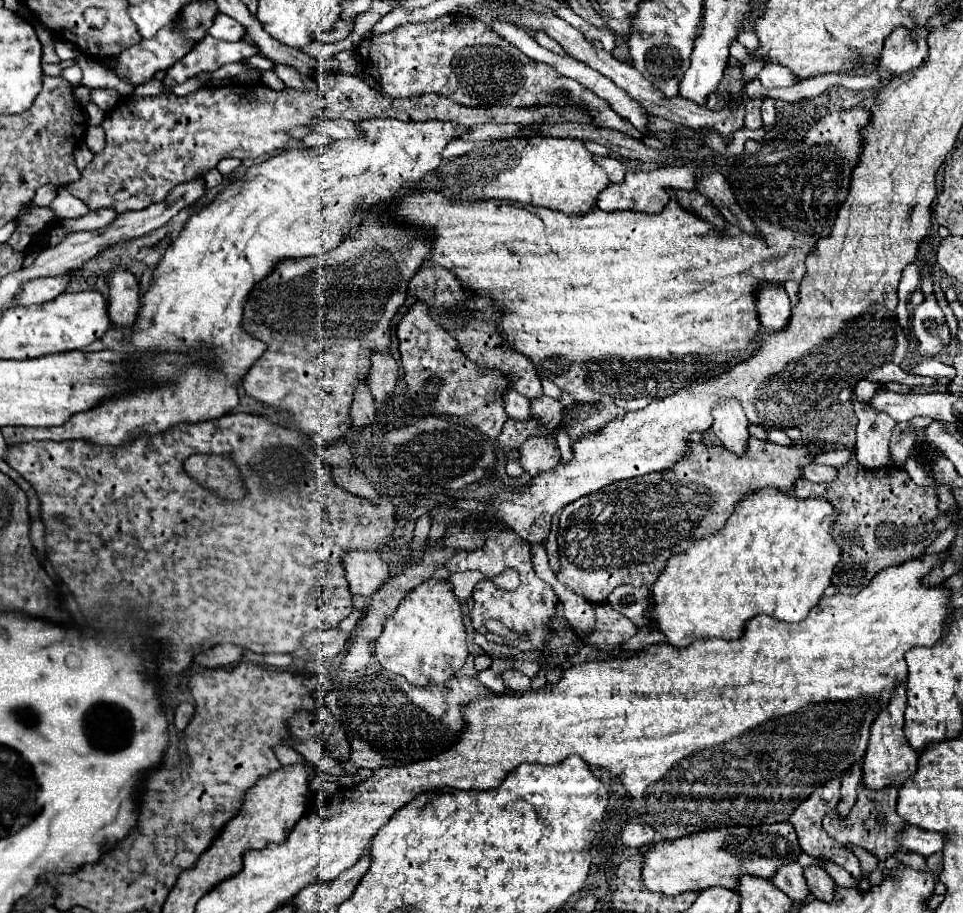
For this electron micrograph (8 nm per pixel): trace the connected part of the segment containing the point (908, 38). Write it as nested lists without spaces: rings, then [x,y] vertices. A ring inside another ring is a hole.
[[[898,27],[884,43],[884,51],[880,57],[880,71],[888,75],[902,75],[914,71],[922,63],[926,63],[928,47],[926,33],[920,29],[916,35],[906,27]]]

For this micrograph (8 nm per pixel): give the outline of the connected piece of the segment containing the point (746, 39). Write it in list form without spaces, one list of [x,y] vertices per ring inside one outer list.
[[[740,31],[740,35],[738,35],[738,41],[752,53],[752,51],[756,51],[756,47],[758,47],[758,37],[754,35],[754,31]]]

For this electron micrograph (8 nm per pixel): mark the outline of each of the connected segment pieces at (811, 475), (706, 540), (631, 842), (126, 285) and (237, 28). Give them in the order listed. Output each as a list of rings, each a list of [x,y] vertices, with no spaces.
[[[808,465],[804,469],[804,477],[814,483],[830,483],[838,477],[836,467],[826,467],[826,465]]]
[[[764,489],[748,495],[738,503],[734,515],[726,527],[712,535],[702,537],[684,553],[670,557],[662,575],[652,585],[654,599],[652,619],[656,627],[666,635],[666,643],[674,647],[688,647],[696,639],[720,637],[738,639],[742,629],[756,615],[768,615],[778,621],[798,623],[820,601],[824,589],[830,585],[836,563],[840,561],[840,547],[830,537],[836,511],[824,499],[798,499],[776,489]]]
[[[630,822],[623,828],[620,839],[626,847],[642,849],[654,841],[654,829],[642,822]]]
[[[130,271],[126,273],[110,273],[110,319],[116,325],[130,325],[136,319],[140,301],[138,301],[138,281]]]
[[[218,13],[218,17],[214,19],[214,25],[210,27],[210,35],[224,41],[236,41],[236,39],[240,41],[244,37],[244,27],[232,17]]]

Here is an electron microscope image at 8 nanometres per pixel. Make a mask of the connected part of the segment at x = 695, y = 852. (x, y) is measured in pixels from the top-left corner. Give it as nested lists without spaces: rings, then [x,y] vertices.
[[[790,823],[710,829],[652,845],[644,859],[642,881],[650,891],[664,895],[680,895],[684,891],[700,891],[714,885],[736,889],[742,875],[772,879],[778,867],[796,861],[800,853],[802,847],[798,847],[798,837]]]

